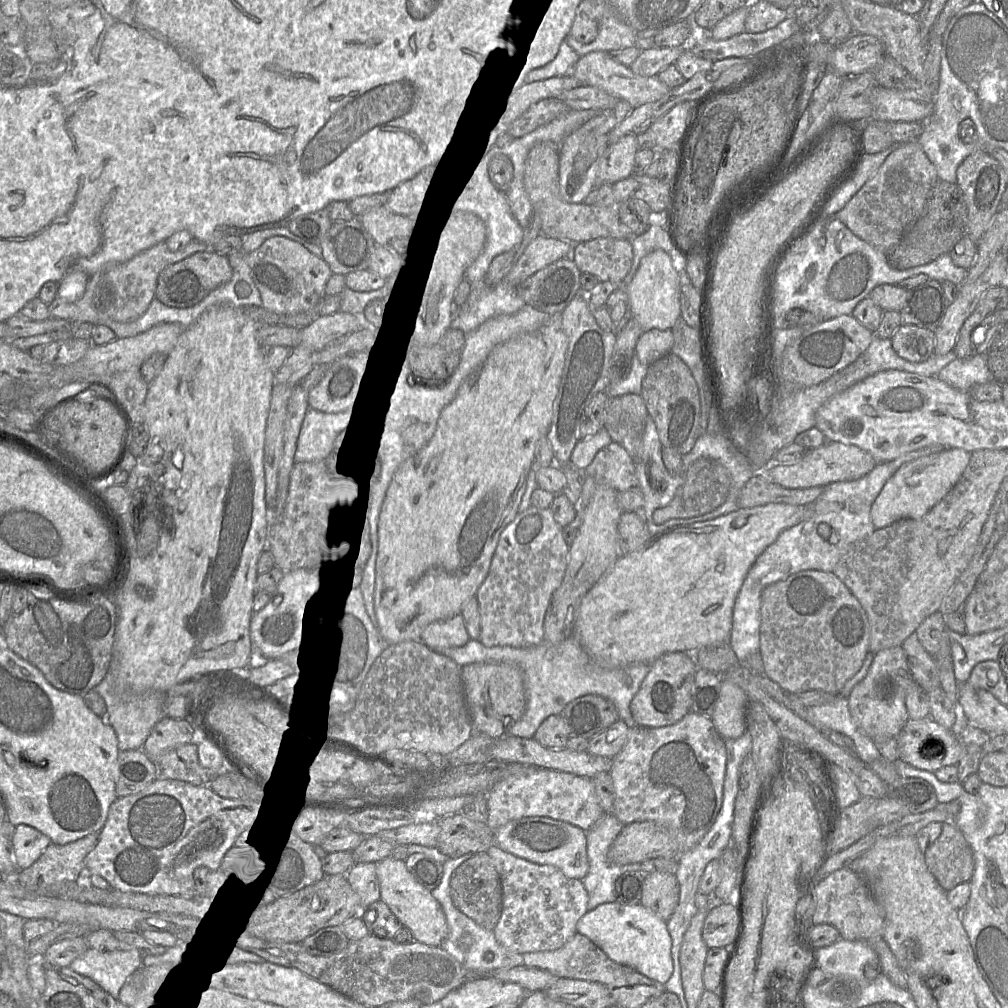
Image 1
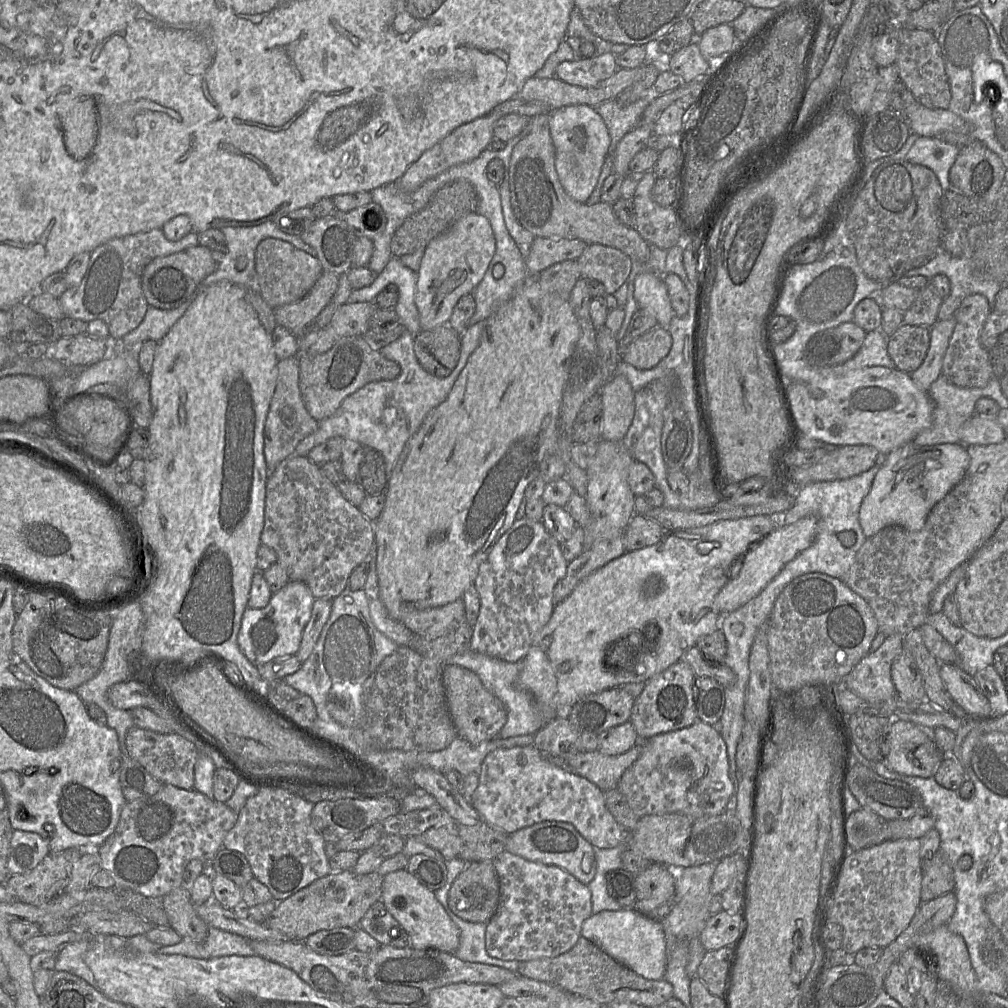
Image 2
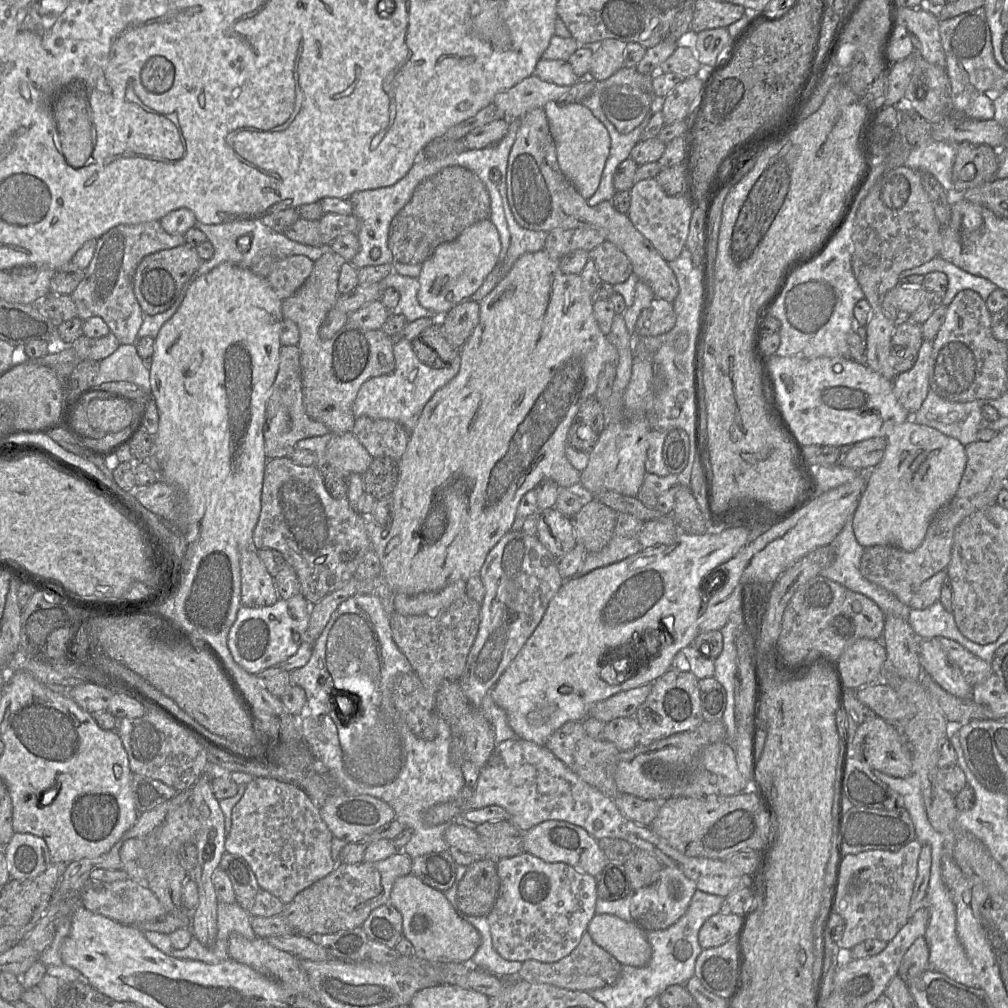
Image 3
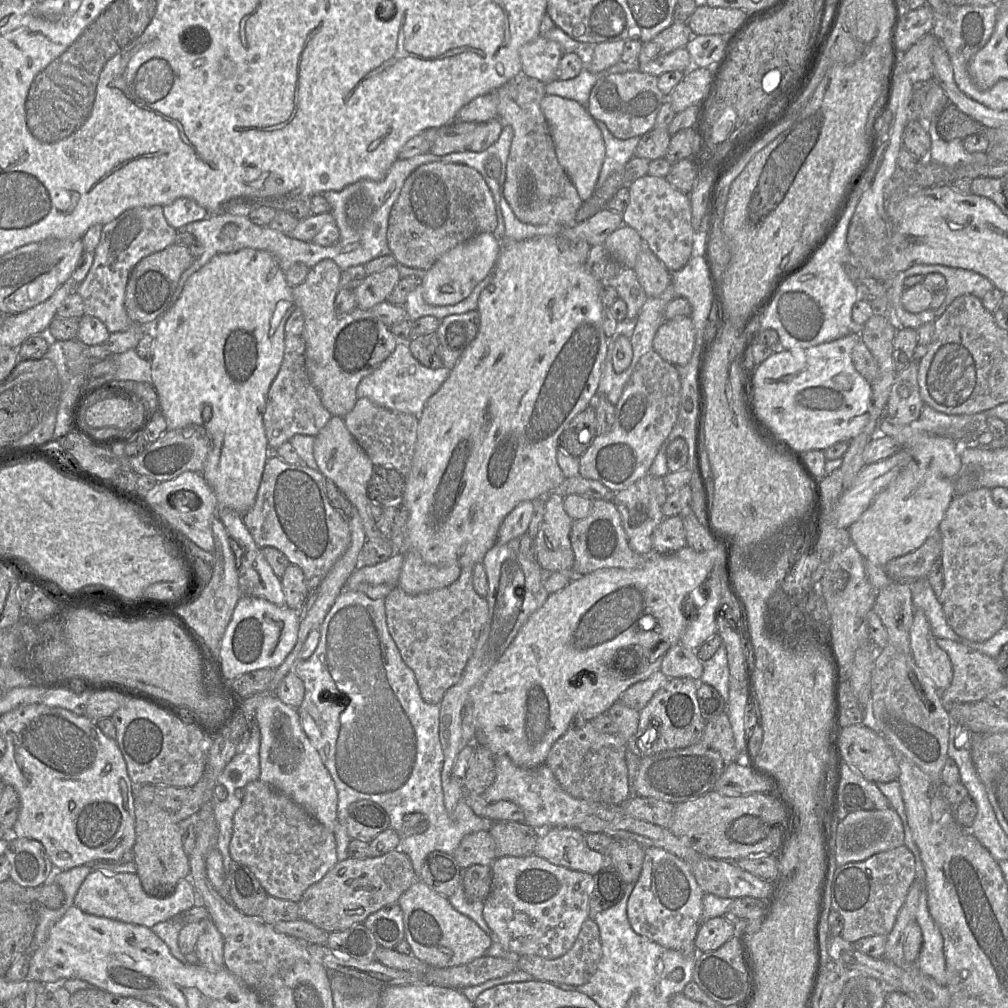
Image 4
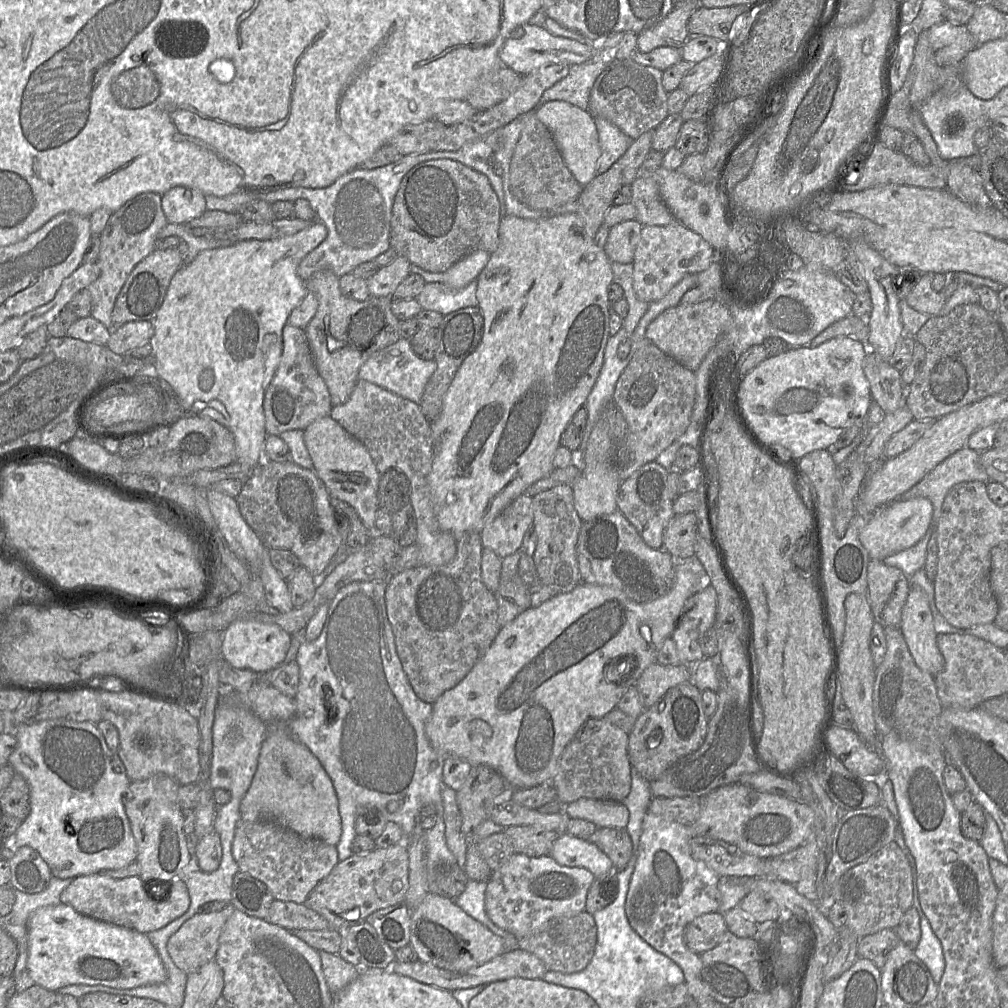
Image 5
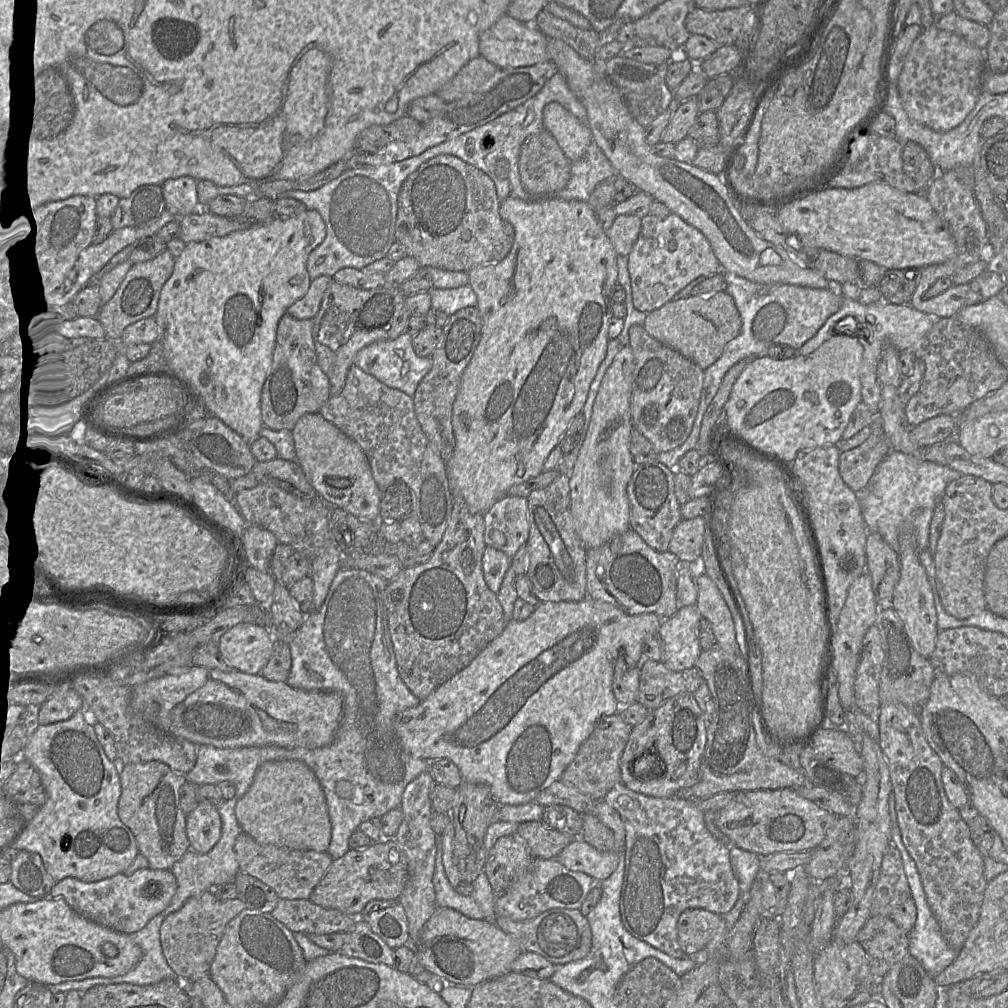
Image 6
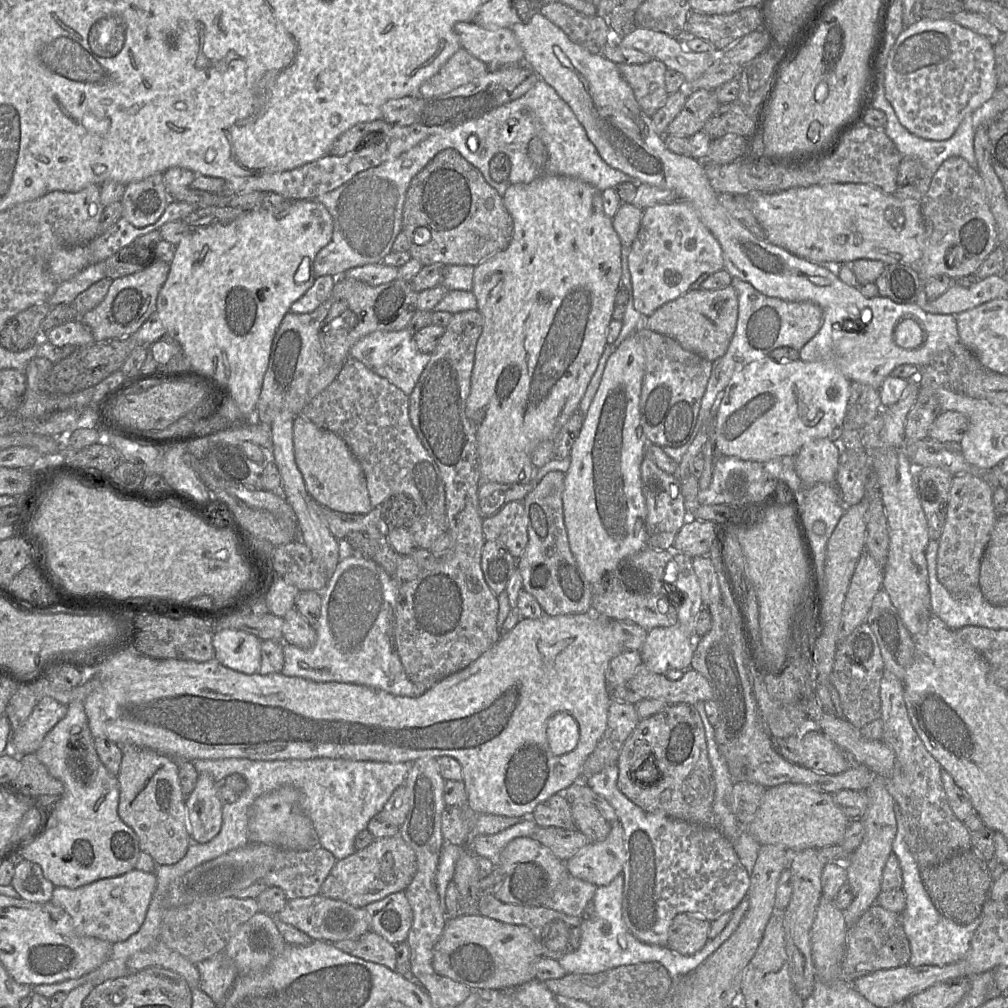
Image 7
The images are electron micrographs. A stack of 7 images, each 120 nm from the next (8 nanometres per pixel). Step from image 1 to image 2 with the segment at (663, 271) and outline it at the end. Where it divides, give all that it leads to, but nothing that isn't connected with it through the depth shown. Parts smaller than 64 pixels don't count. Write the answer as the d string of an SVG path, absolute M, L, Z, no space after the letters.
M642 273L634 282L634 298L639 309L648 310L657 319L659 327L668 330L675 312L663 277Z

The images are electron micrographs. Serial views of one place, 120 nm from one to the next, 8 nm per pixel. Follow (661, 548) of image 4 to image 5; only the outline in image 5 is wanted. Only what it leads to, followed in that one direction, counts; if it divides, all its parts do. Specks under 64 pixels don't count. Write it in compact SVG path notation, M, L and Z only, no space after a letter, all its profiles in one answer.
M695 513L675 515L663 535L663 547L674 560L695 557L695 541L698 536Z

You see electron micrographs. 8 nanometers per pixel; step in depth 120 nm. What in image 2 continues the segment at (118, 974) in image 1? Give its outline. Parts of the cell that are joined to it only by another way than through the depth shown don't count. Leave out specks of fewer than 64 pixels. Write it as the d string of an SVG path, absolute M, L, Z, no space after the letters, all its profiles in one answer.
M90 938L66 946L58 953L54 971L71 973L96 988L94 975L84 961L89 944Z

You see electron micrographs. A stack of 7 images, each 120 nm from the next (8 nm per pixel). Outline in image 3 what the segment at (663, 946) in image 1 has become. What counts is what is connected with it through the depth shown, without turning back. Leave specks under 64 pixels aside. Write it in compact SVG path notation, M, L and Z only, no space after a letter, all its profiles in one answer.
M596 914L587 932L593 941L622 965L646 966L652 955L645 931L635 922L611 914Z

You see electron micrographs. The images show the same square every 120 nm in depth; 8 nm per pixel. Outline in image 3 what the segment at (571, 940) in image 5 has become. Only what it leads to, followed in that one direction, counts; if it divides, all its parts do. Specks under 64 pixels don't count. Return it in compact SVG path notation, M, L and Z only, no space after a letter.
M586 931L578 946L559 961L524 961L518 972L518 978L530 983L545 983L564 989L589 992L613 985L618 980L621 970L622 964L613 955L596 944Z

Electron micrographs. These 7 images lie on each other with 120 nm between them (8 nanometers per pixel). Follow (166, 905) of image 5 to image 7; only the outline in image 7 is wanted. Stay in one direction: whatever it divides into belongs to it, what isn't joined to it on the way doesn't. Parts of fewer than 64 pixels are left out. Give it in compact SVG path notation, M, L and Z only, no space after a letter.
M133 869L123 875L100 879L76 889L55 886L50 901L70 915L74 929L79 935L115 944L128 939L140 929L151 903L156 882L154 872Z

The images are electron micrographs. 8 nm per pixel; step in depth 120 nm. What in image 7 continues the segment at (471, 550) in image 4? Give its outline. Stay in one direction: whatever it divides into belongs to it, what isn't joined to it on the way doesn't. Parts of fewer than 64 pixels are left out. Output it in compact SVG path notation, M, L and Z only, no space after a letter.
M541 175L527 184L510 184L504 192L503 204L513 220L511 241L506 249L477 264L473 272L472 293L477 300L477 310L483 316L483 330L476 343L470 394L466 400L465 413L476 428L481 482L528 484L533 482L533 451L541 442L554 440L570 416L578 411L581 399L607 344L609 324L613 319L616 292L622 275L622 244L613 228L612 219L604 212L602 192L579 179L560 175Z

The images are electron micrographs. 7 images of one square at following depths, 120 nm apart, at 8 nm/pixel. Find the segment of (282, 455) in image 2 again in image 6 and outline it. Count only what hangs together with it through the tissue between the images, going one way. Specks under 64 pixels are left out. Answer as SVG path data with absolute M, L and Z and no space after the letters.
M286 313L279 321L273 362L261 395L262 422L267 428L293 430L301 416L319 413L331 396L329 378L318 364L312 329L313 318L296 319Z

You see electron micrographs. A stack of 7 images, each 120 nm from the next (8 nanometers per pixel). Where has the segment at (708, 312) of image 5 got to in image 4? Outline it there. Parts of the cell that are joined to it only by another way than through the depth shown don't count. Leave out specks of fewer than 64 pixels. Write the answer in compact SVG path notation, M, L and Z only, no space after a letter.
M690 316L666 320L653 339L653 349L668 363L685 366L692 358L696 331Z

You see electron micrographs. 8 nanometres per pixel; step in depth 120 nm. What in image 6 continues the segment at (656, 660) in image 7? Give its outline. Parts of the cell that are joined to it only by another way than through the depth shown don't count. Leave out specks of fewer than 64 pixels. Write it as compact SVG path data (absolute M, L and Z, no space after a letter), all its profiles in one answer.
M694 604L680 607L672 617L663 619L657 635L662 643L660 662L668 669L683 671L695 667L702 652L699 643L701 618Z

